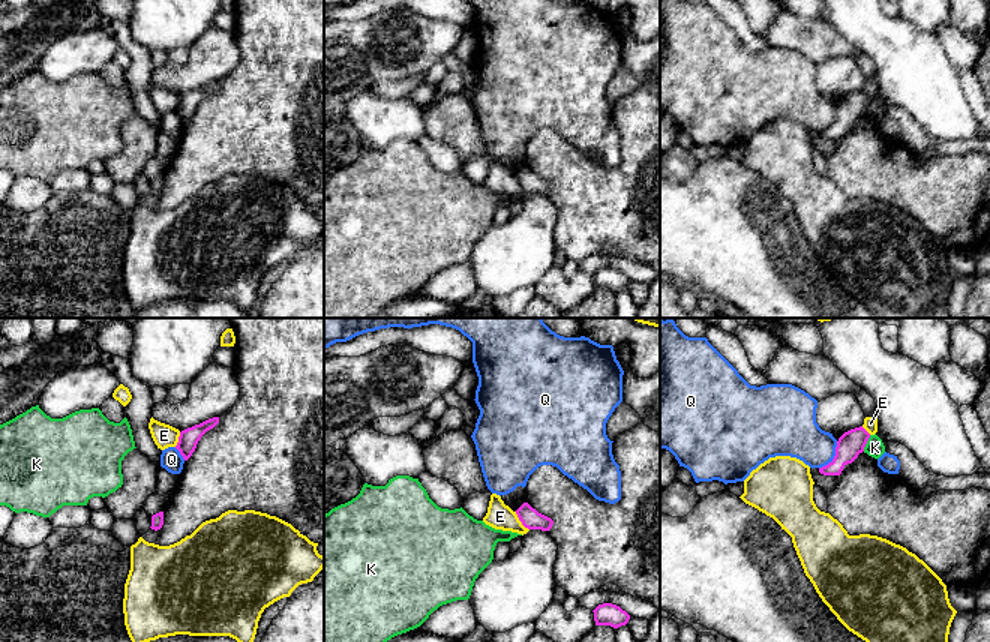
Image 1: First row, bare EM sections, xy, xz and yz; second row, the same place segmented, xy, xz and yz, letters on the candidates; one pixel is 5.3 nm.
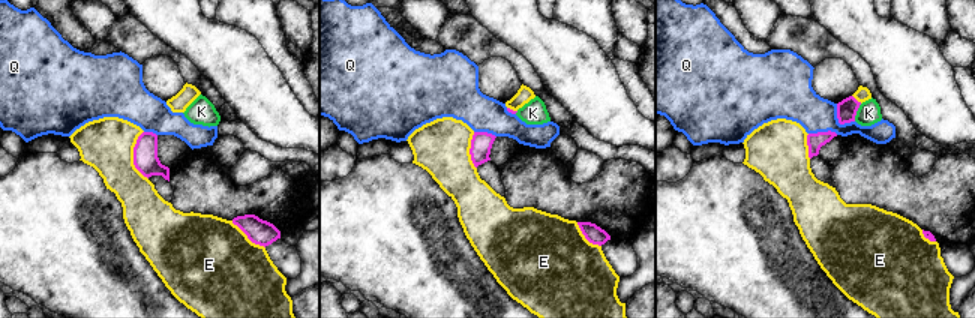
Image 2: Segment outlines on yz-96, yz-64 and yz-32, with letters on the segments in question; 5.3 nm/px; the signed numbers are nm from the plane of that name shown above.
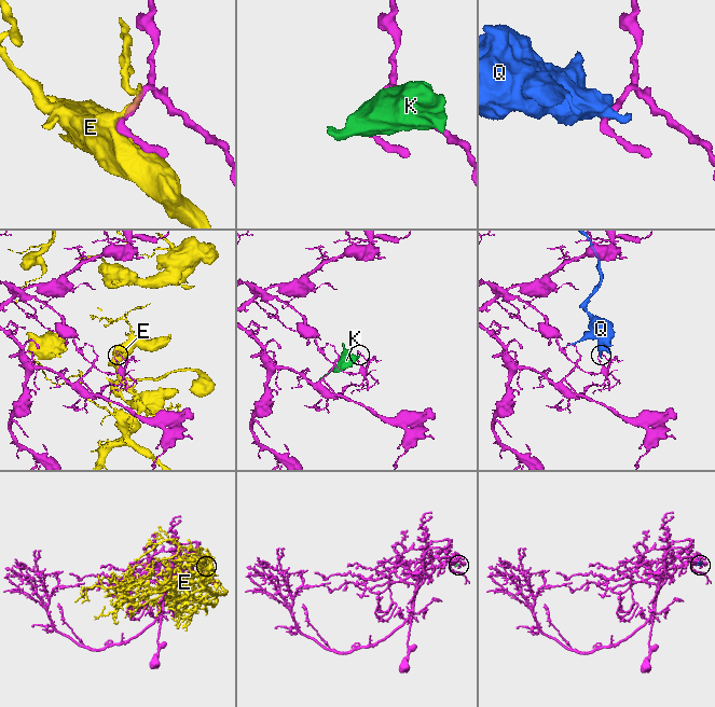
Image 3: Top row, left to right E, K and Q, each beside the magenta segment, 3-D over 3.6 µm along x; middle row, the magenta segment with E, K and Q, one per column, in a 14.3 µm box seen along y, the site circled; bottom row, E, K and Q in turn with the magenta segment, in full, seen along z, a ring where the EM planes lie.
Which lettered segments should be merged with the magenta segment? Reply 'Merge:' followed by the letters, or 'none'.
Merge: none

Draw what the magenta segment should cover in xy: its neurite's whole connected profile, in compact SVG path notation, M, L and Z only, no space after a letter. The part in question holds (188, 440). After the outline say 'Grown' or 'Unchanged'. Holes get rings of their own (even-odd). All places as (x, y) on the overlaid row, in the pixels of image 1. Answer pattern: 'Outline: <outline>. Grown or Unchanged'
Outline: M213 417L180 432L176 448L180 452L184 460L188 460L192 456L201 436L207 430L213 429L218 423L219 417Z. Unchanged

